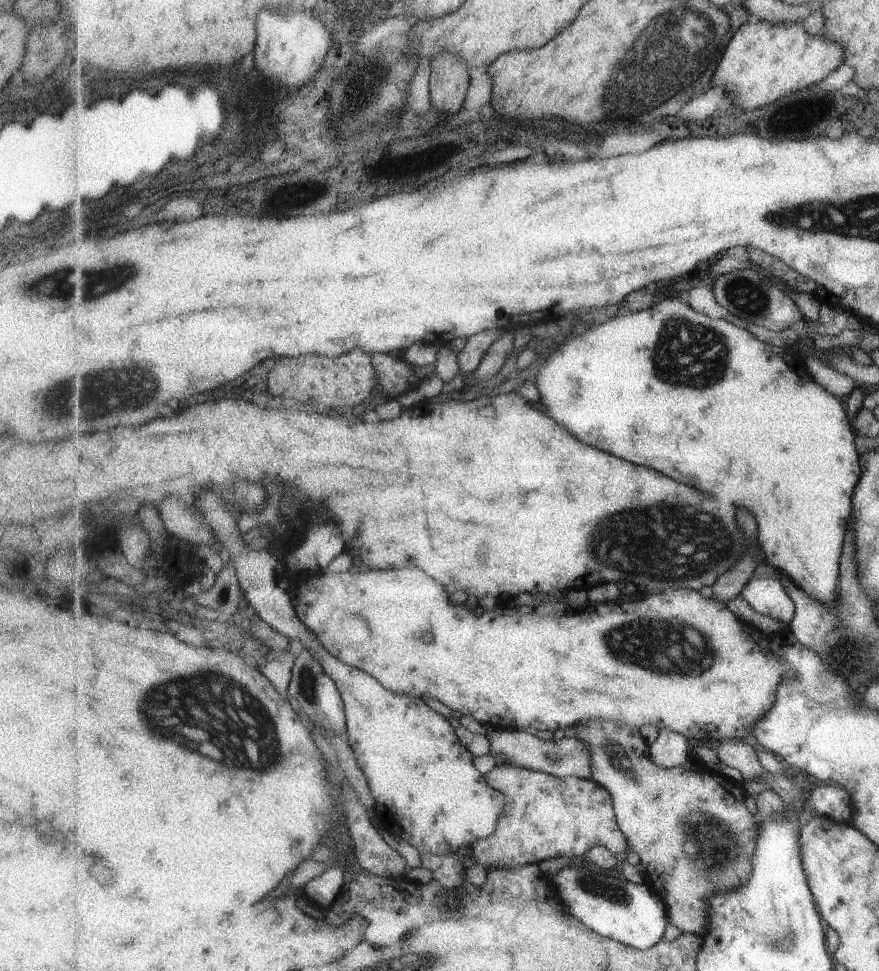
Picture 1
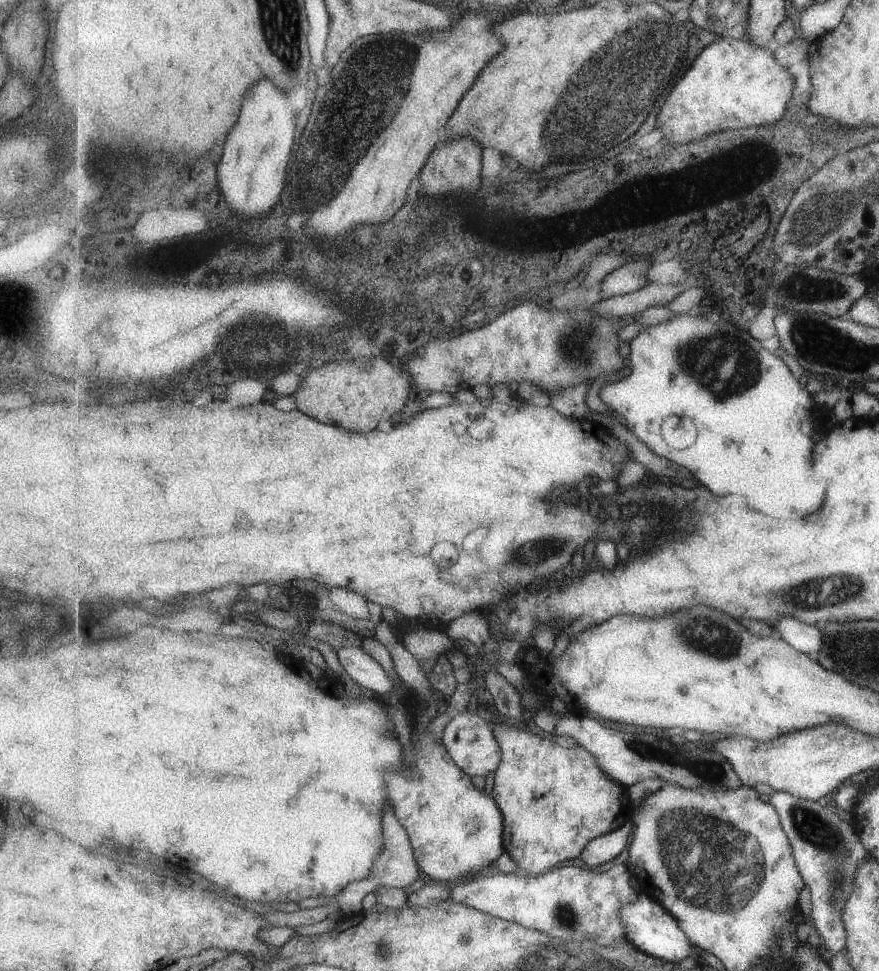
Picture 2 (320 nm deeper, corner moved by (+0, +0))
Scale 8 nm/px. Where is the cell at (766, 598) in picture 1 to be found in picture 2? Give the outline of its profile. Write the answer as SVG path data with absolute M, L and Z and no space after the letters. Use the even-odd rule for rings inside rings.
M785 618L785 620L781 620L781 624L773 626L772 629L776 636L789 641L789 644L792 644L798 651L819 661L820 652L823 648L823 634L819 628L807 626L803 622L791 620L791 618Z

